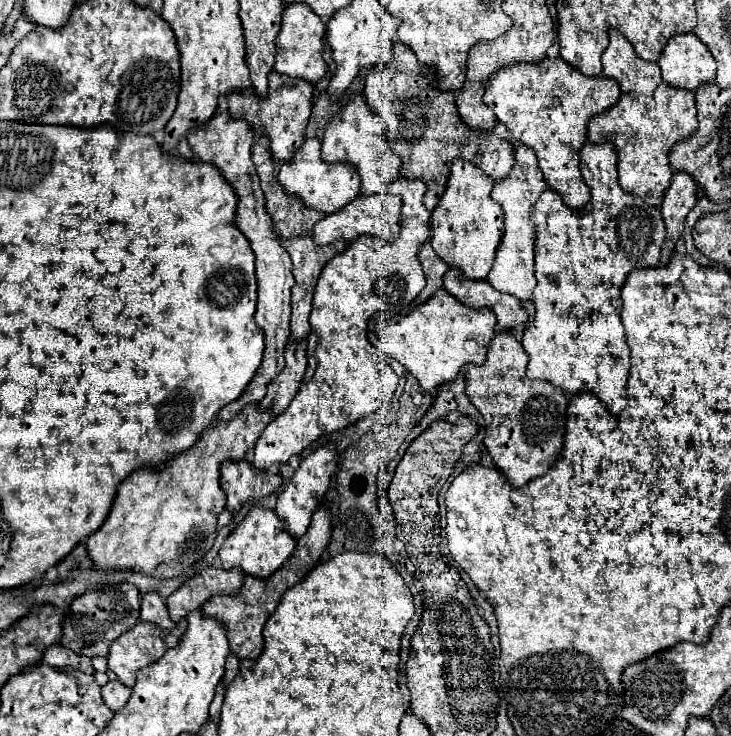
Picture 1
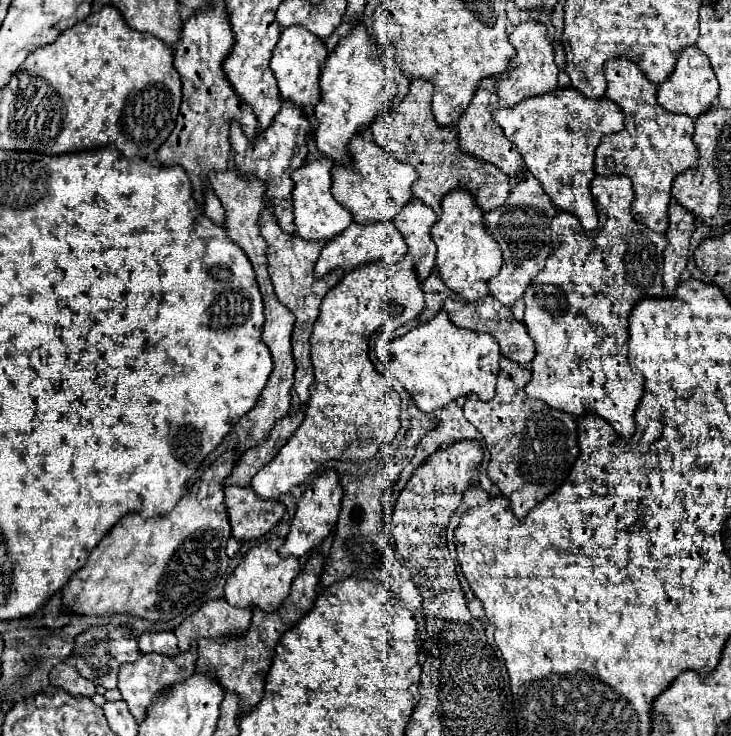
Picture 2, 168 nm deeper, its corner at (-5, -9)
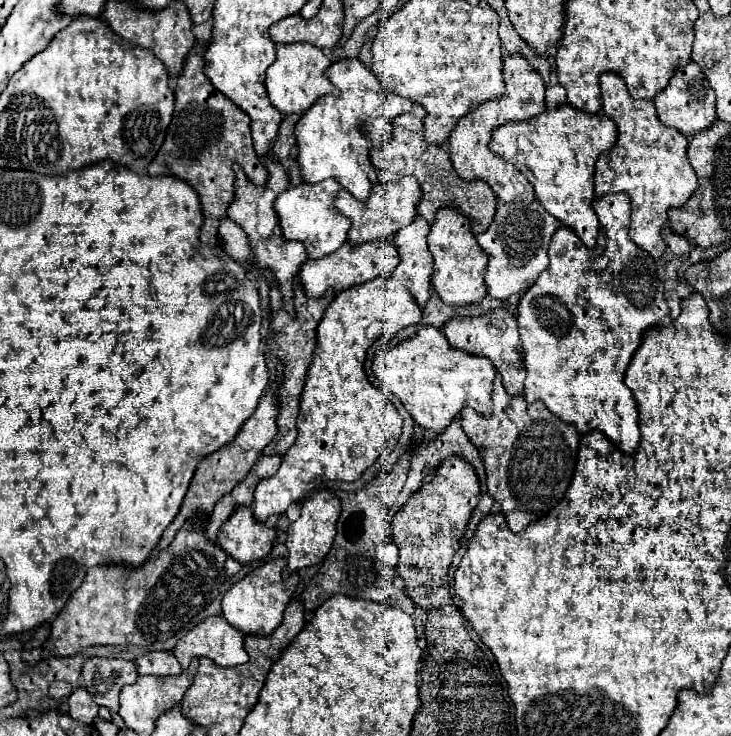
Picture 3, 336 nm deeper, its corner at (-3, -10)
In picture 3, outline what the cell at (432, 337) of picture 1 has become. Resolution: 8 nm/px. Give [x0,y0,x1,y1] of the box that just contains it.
[372,326,496,434]

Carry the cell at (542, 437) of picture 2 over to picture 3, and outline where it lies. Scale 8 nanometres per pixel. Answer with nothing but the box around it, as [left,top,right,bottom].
[460,380,580,532]

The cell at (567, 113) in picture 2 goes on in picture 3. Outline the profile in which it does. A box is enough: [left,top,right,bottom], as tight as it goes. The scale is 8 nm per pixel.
[490,104,618,246]

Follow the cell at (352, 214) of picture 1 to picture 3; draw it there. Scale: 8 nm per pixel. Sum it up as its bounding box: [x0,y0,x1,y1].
[300,242,400,298]

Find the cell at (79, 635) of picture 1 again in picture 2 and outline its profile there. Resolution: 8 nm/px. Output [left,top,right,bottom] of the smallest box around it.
[74,627,140,689]

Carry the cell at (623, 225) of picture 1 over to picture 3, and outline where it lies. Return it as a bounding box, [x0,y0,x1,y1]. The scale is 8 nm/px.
[518,194,670,454]

